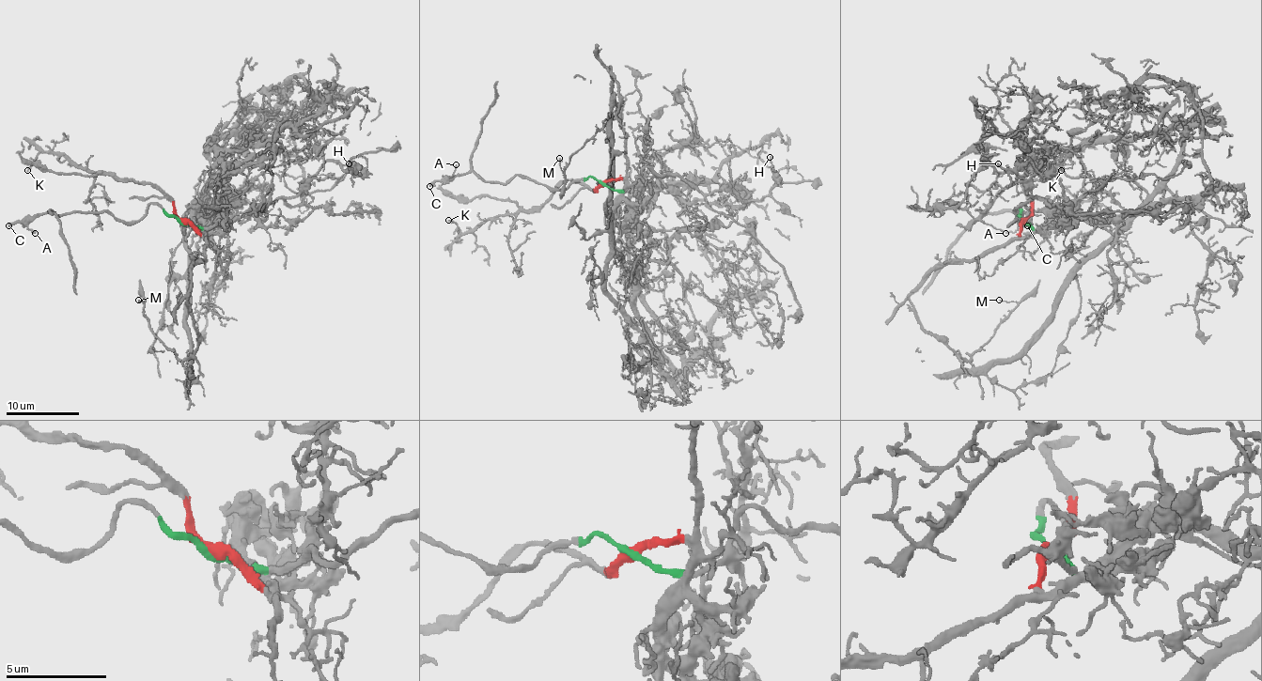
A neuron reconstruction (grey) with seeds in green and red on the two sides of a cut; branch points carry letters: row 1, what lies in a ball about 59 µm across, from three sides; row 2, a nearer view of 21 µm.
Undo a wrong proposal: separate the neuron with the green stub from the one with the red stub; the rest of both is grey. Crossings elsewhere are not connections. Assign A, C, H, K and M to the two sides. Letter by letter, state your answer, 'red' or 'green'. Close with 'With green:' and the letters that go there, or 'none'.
A: green
C: green
H: green
K: red
M: red
With green: A, C, H

